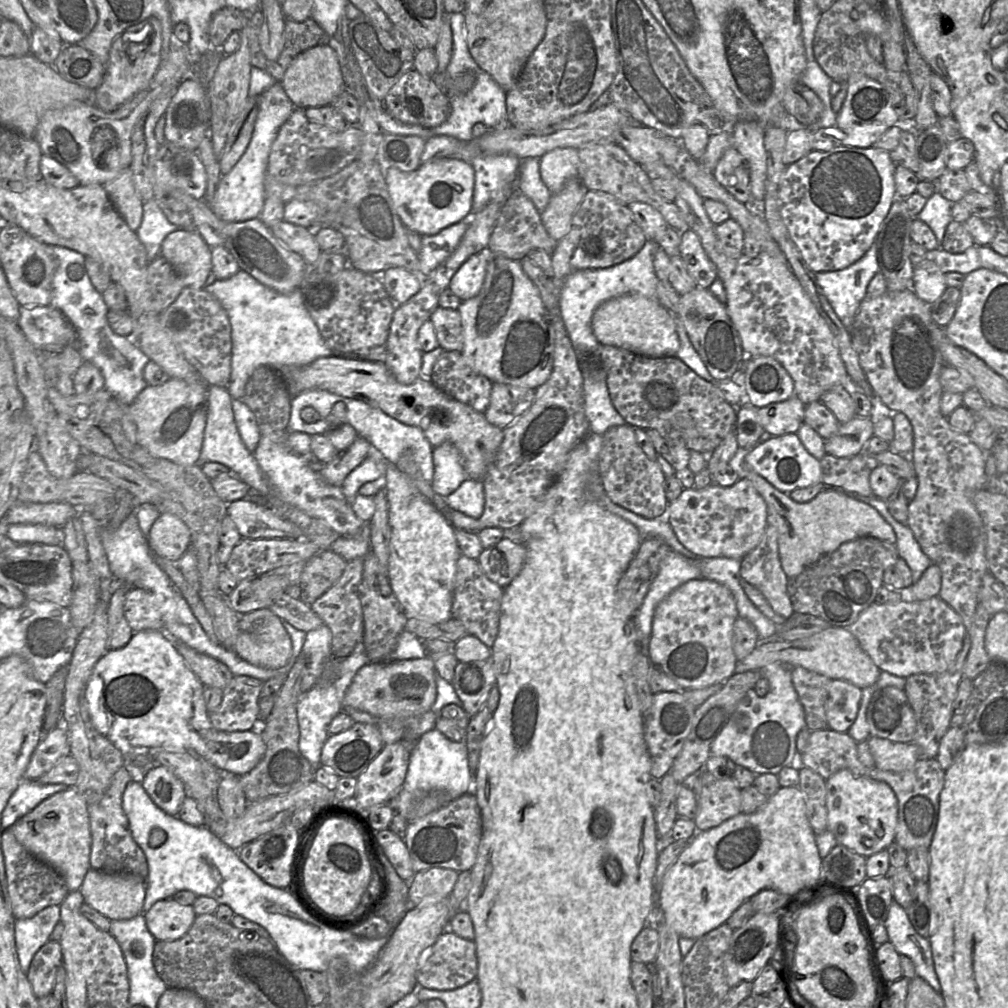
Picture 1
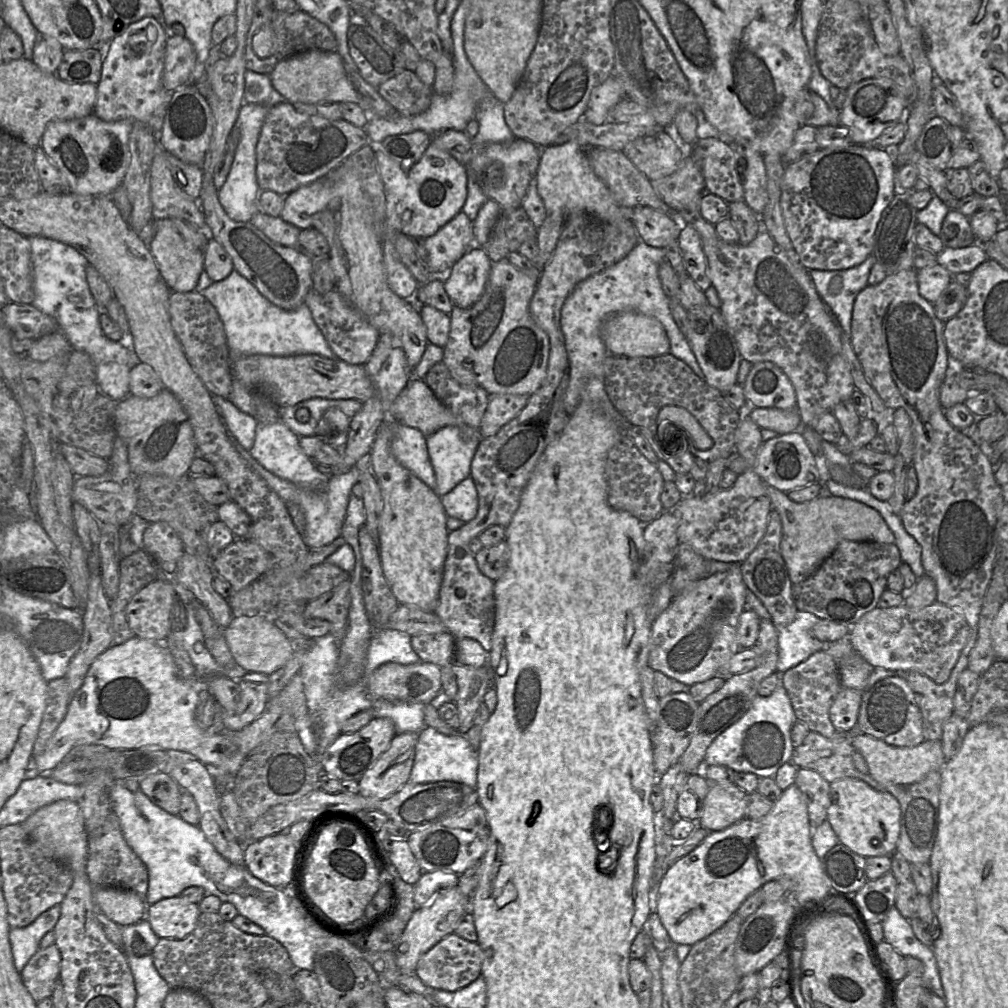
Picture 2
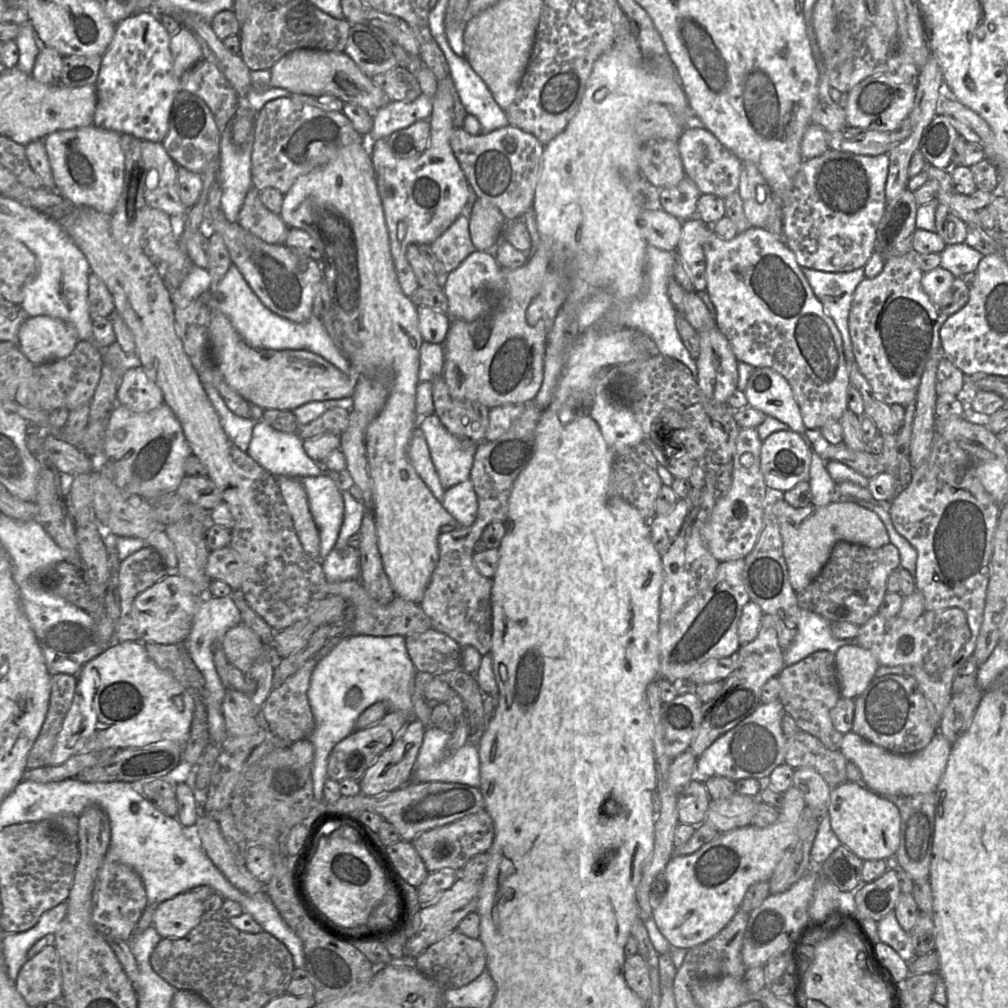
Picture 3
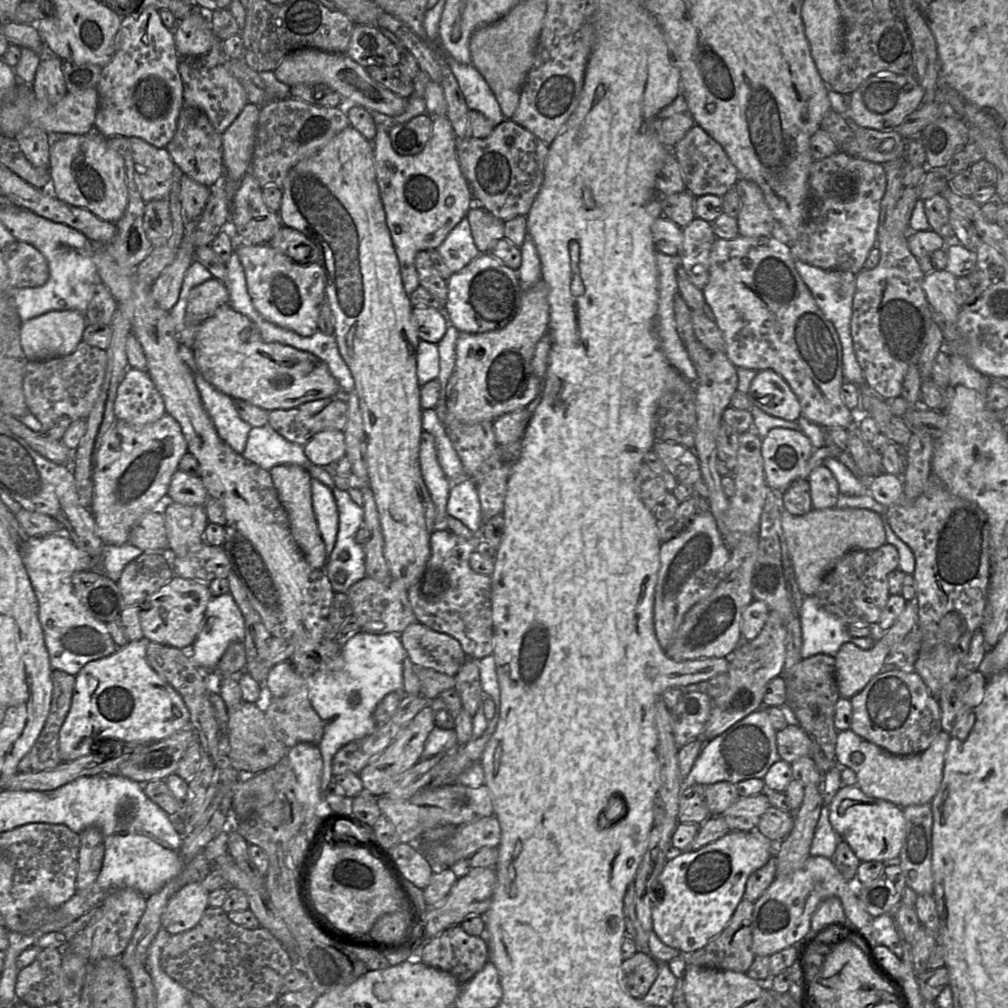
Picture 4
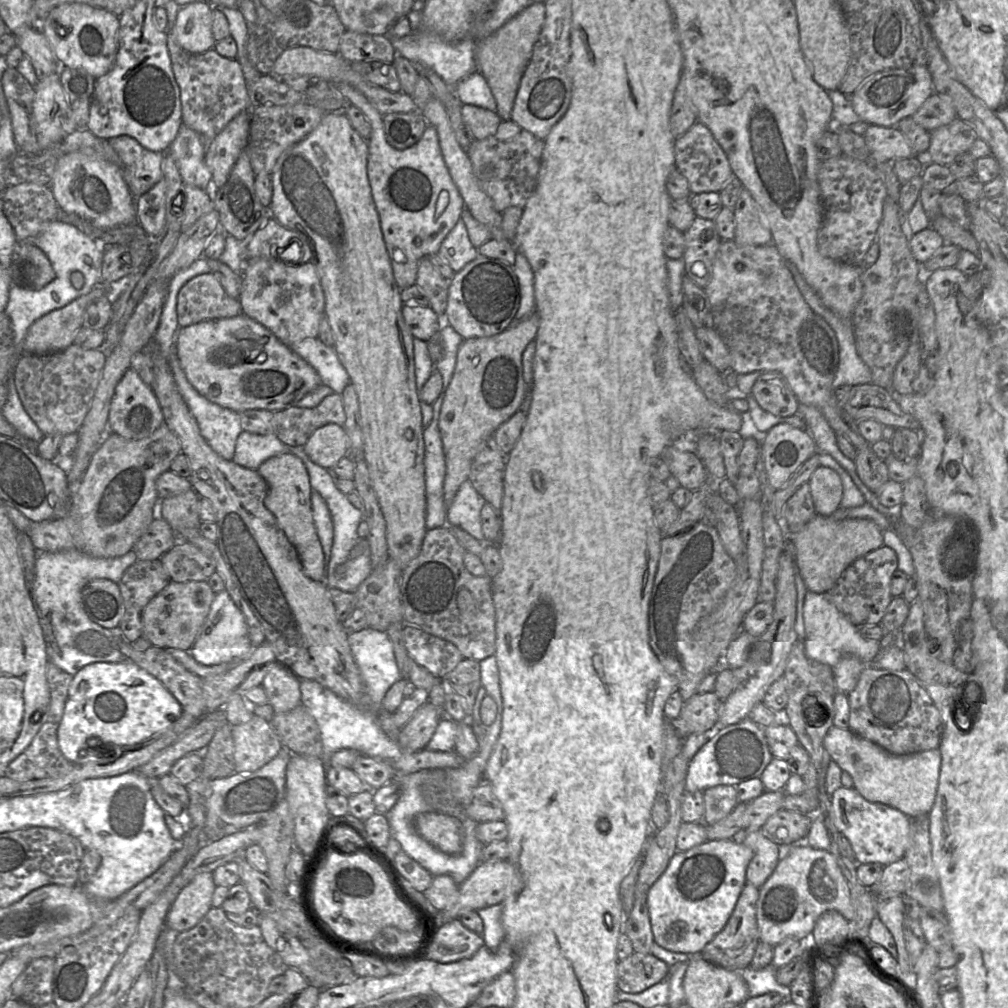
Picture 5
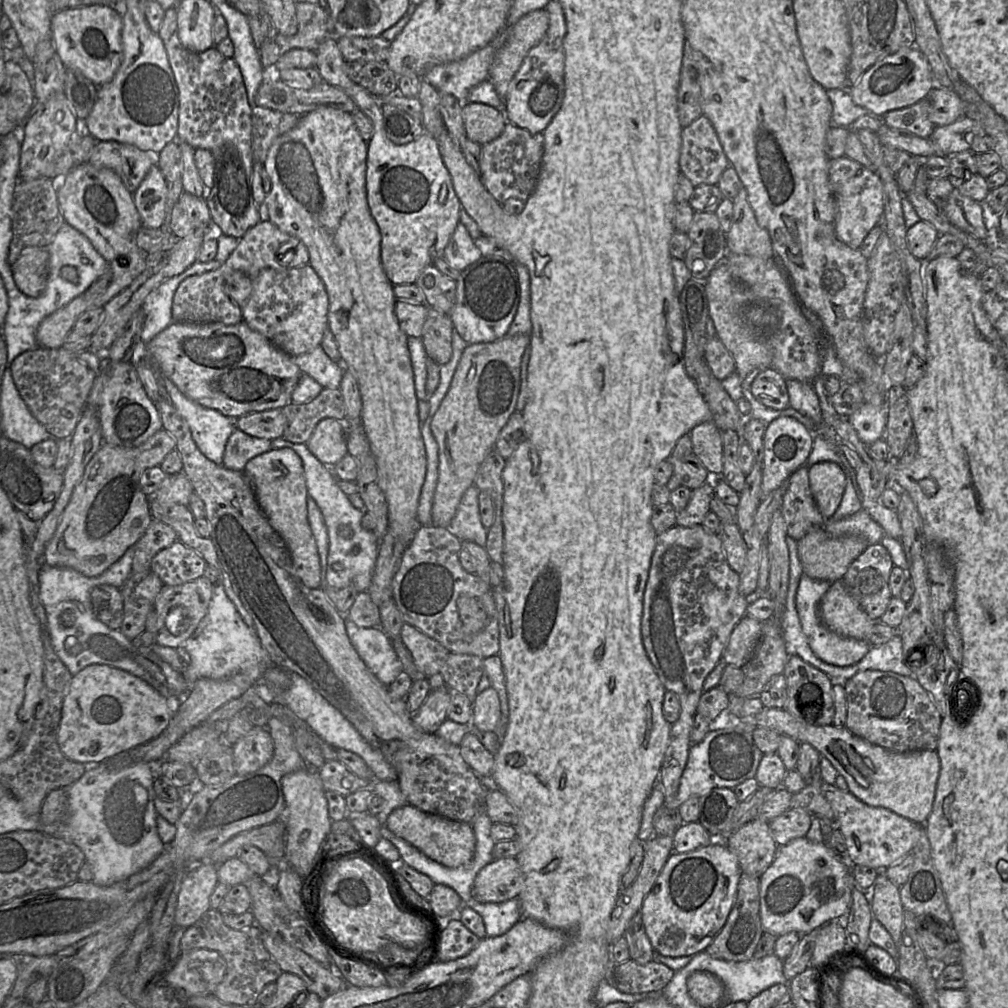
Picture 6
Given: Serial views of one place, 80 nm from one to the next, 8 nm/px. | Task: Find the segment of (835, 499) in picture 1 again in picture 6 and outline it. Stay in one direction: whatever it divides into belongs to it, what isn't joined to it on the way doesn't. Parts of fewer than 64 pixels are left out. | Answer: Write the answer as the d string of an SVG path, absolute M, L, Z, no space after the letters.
M824 527L811 530L797 541L797 551L802 564L803 573L816 580L830 583L841 580L849 566L868 547L867 541L858 535L836 537L829 535Z

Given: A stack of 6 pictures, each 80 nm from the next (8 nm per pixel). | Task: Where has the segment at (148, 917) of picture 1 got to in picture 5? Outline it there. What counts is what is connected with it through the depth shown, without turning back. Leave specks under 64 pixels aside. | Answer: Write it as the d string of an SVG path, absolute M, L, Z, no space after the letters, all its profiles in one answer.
M212 872L197 874L172 902L165 927L178 932L193 928L212 907L215 888Z

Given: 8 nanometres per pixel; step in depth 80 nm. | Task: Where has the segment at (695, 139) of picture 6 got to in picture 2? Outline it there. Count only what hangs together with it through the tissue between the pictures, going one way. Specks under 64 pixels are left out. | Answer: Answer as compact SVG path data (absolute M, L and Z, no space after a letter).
M717 137L698 138L691 148L696 146L702 147L704 150L701 171L705 180L706 192L715 194L729 203L743 200L742 171L744 162L741 165L740 161L739 164L740 156L733 150L733 146Z

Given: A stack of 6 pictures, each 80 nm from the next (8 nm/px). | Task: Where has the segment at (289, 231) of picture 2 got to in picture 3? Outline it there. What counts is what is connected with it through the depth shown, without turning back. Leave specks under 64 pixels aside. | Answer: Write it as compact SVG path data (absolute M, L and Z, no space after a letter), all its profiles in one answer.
M252 186L246 194L237 223L268 244L284 244L289 227L262 203L261 191Z

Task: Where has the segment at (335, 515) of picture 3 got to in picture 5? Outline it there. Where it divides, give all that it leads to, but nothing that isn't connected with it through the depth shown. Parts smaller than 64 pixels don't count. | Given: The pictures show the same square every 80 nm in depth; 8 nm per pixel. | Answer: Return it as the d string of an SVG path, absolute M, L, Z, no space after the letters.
M312 489L311 508L314 525L324 552L324 568L322 582L327 584L327 571L333 545L333 522L332 517L323 497Z

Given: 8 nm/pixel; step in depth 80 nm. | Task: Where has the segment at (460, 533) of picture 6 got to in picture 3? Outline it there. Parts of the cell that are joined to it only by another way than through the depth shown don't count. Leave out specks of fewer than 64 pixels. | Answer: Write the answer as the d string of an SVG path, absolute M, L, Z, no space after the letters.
M471 479L447 489L440 503L460 526L470 526L477 518L478 500Z

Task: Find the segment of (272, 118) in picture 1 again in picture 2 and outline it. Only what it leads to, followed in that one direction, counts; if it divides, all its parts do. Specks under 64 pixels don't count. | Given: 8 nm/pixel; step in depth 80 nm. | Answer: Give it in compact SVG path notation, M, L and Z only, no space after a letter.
M244 103L231 133L235 141L235 157L223 186L218 189L218 199L228 217L237 222L248 222L260 210L258 197L261 192L256 177L256 146L270 107Z

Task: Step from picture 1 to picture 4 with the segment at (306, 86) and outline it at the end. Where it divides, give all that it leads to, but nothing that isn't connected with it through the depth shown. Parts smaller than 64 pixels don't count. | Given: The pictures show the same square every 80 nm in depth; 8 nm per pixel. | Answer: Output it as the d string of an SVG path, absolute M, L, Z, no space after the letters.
M300 48L286 54L273 72L278 81L288 86L302 83L323 83L336 91L343 101L361 106L372 113L396 116L403 113L407 106L407 99L372 80L366 68L345 53Z

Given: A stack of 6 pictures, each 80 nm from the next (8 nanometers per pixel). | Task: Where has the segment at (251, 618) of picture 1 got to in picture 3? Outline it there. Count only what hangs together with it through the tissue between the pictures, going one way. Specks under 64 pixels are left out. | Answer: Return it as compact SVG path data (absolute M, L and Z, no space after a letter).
M241 622L224 635L221 646L228 661L237 669L247 673L252 664L265 651L259 636L244 622Z

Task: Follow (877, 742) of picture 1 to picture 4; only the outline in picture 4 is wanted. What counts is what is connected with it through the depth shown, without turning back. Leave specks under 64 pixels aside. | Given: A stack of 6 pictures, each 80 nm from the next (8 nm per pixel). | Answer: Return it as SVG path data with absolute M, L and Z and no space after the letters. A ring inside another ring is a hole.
M850 729L838 731L835 761L840 767L848 767L855 772L857 785L866 795L892 802L900 808L922 805L930 803L940 787L950 737L947 732L941 730L923 752L901 756L887 752L878 745L861 738ZM854 752L862 753L862 762L852 761L851 755Z

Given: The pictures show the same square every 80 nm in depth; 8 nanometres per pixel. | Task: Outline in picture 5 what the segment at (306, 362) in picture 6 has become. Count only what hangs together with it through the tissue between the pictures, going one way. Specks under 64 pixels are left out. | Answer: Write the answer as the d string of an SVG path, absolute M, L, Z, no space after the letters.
M319 337L306 338L288 345L317 372L322 384L341 394L350 383L350 377L341 364L334 347L325 345Z

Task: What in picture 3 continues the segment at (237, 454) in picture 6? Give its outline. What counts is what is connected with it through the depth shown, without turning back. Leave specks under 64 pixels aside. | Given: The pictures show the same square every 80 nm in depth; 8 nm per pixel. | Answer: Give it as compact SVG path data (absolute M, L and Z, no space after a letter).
M264 421L255 422L245 453L274 476L301 479L321 474L317 463L304 451L298 435L276 430Z

